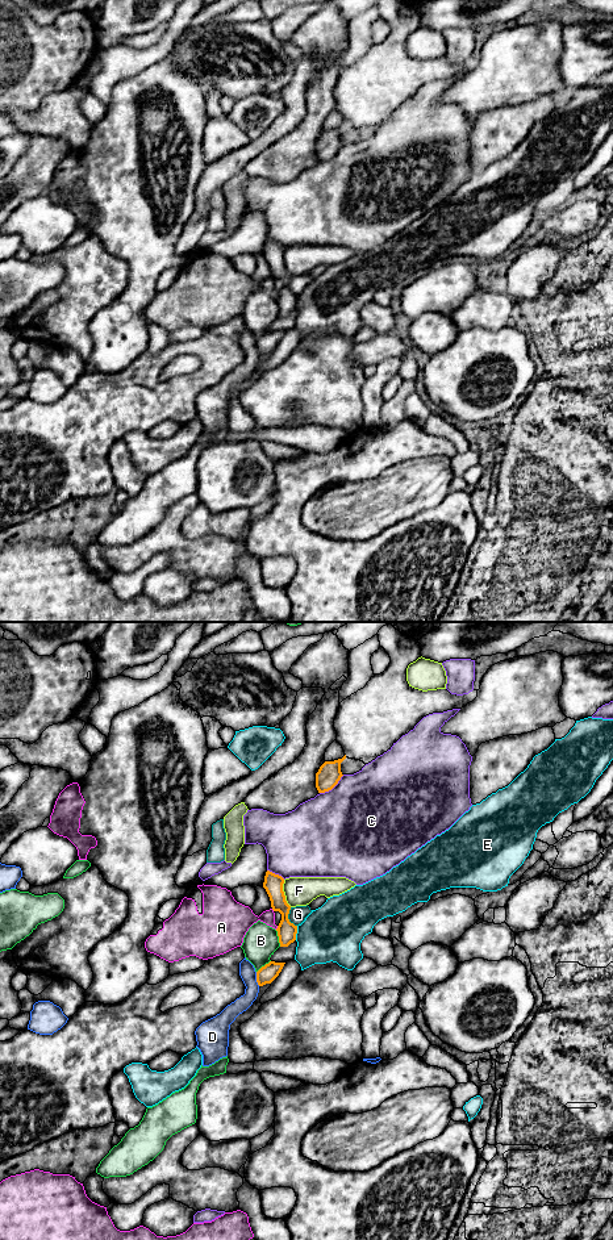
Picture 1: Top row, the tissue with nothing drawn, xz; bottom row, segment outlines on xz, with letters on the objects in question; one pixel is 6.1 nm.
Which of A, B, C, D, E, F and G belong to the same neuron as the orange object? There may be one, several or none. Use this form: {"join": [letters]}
{"join": []}

